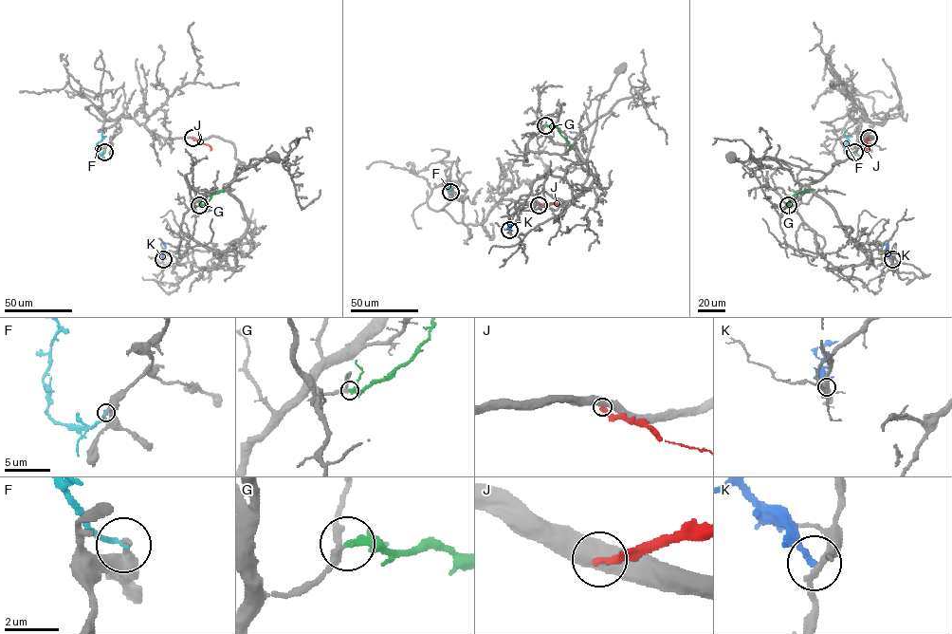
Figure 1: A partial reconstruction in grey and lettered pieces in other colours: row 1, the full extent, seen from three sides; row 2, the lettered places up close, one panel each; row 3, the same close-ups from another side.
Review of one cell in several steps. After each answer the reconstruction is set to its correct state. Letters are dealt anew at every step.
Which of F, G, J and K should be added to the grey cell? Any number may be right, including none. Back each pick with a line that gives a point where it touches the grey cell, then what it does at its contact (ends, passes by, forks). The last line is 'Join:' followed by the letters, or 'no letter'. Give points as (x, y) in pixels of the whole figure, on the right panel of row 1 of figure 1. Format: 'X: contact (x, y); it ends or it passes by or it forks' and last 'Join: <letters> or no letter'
Join: no letter

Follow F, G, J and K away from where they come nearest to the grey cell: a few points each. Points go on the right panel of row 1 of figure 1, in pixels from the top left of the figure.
F: (854, 152), (846, 152), (847, 130)
G: (788, 205), (795, 194), (813, 189)
J: (869, 138), (866, 150)
K: (892, 258), (884, 244)

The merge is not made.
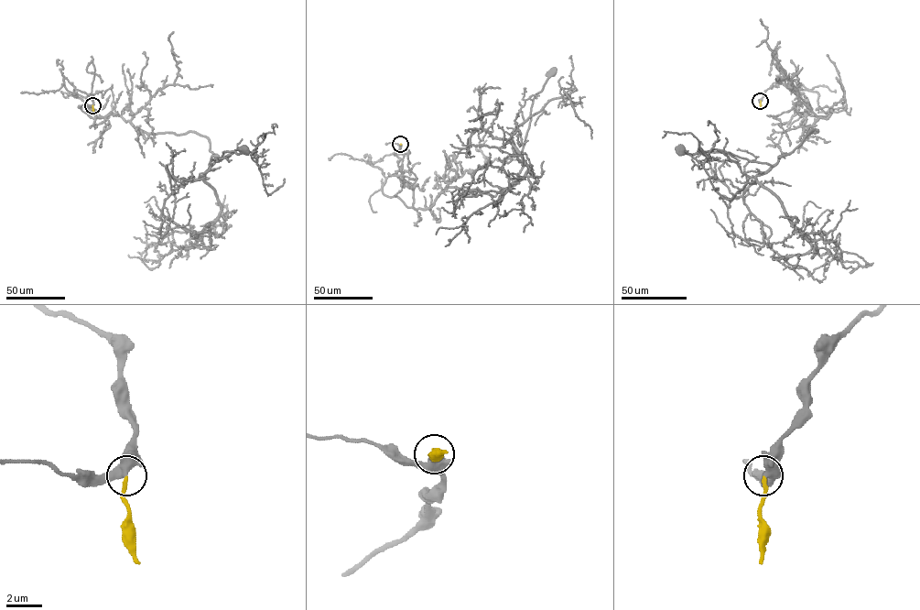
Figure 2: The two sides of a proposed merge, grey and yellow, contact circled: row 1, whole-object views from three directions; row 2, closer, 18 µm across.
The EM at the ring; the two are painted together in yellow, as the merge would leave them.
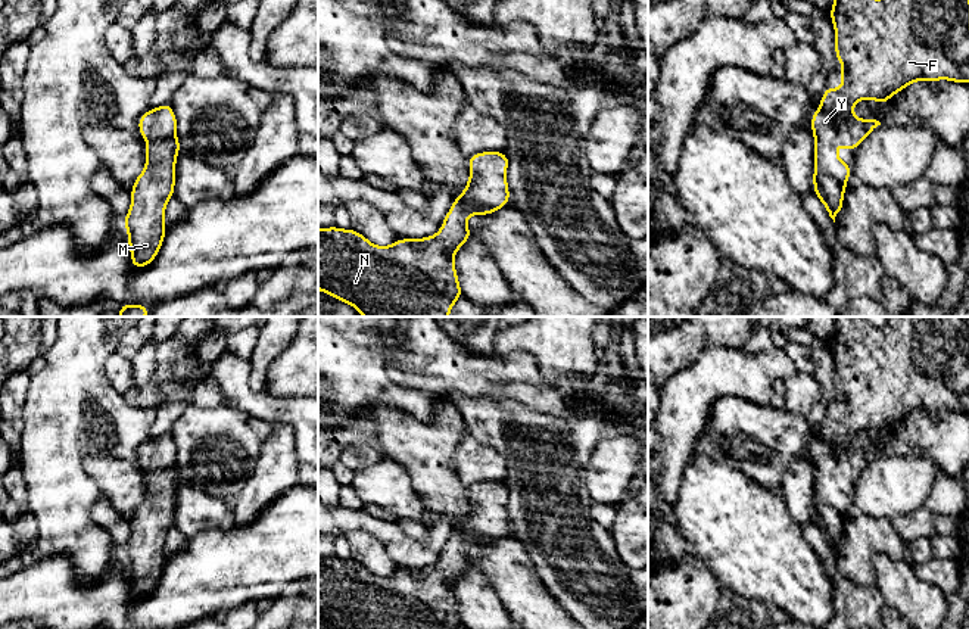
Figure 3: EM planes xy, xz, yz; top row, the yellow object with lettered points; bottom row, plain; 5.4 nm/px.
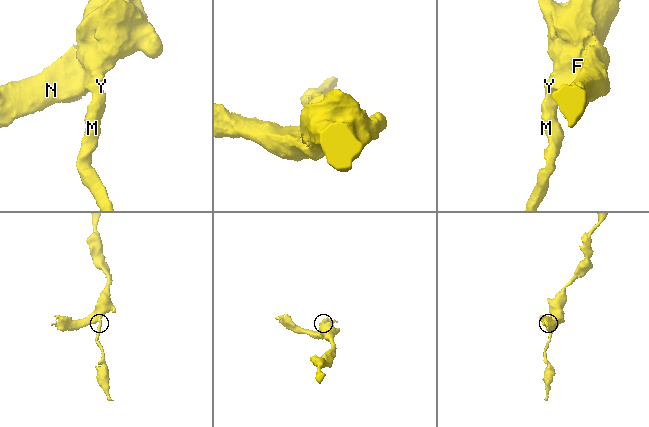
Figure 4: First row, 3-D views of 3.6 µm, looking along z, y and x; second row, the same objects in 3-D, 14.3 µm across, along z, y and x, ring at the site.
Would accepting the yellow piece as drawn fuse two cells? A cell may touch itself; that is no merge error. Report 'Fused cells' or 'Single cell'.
Single cell

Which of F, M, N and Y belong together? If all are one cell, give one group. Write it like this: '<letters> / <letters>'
F M N Y

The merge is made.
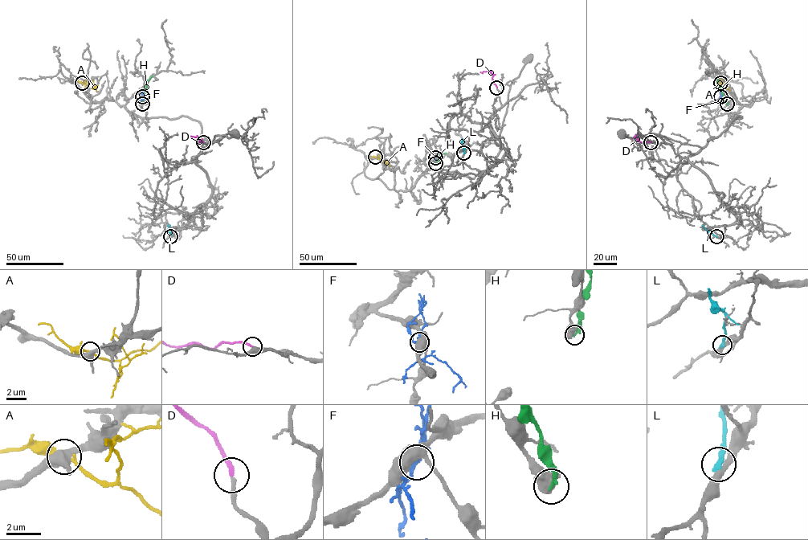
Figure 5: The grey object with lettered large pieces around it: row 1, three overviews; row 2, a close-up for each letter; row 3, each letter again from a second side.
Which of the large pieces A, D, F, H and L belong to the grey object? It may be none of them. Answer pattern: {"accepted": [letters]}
{"accepted": ["D"]}

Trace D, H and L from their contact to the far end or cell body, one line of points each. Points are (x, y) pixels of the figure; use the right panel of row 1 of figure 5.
D: (650, 142), (638, 141), (634, 137), (635, 134)
H: (727, 104), (716, 76)
L: (716, 236), (702, 224)

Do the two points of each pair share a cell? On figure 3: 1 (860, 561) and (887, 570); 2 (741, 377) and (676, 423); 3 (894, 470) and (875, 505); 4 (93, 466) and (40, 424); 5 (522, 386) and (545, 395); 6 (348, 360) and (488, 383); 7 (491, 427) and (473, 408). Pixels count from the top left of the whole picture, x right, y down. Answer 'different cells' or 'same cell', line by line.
1: different cells
2: same cell
3: same cell
4: different cells
5: same cell
6: same cell
7: same cell

